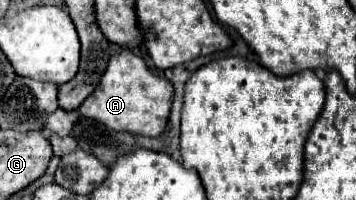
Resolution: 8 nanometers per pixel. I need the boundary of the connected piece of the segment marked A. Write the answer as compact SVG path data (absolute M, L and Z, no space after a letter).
M123 49L121 53L115 53L109 57L107 69L101 75L101 83L81 103L77 111L83 117L97 119L99 123L103 123L105 127L113 131L127 131L133 135L159 137L167 125L171 101L173 101L171 83L165 77L153 75L139 55L131 53L129 49Z

